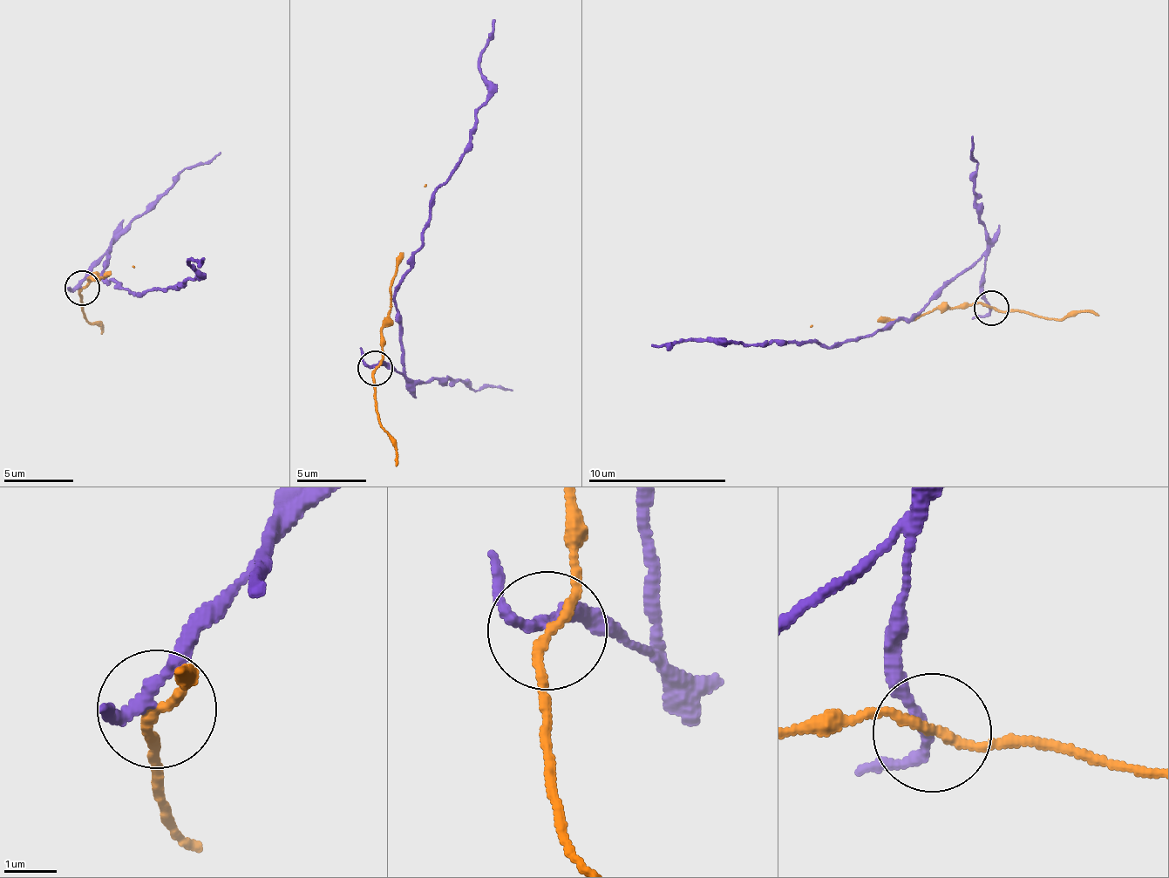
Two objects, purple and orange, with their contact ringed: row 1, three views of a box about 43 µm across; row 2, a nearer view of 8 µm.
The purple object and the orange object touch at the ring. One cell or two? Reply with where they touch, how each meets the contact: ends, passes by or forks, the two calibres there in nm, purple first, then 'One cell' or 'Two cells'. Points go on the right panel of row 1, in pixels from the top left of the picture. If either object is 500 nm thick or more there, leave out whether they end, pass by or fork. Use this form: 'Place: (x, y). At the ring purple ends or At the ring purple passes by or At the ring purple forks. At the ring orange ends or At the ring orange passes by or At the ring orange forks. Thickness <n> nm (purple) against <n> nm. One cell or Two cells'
Place: (991, 308). At the ring purple passes by. At the ring orange passes by. Thickness 200 nm (purple) against 160 nm. Two cells

